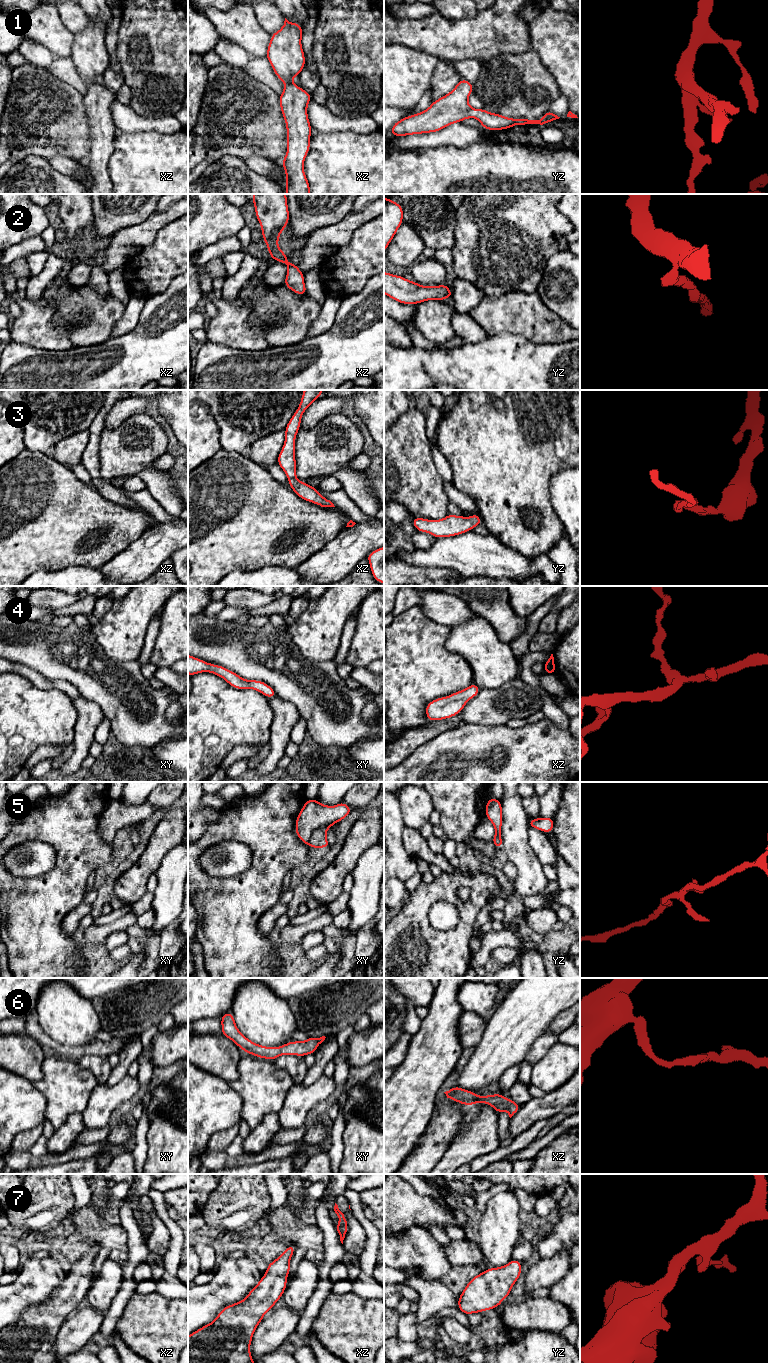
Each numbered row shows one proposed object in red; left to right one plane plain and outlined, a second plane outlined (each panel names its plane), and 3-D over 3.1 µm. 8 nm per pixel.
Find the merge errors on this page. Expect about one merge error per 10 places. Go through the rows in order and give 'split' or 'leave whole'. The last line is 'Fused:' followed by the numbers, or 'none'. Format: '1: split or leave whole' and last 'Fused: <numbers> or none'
1: leave whole
2: leave whole
3: leave whole
4: leave whole
5: leave whole
6: leave whole
7: leave whole
Fused: none

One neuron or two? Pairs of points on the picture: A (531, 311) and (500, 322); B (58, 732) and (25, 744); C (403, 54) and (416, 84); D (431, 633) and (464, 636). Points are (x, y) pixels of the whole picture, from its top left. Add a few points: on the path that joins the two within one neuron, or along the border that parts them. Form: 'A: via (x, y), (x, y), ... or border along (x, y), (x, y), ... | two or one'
A: via (523, 313), (508, 314) | one
B: via (50, 732), (37, 732), (33, 736) | one
C: via (403, 61), (403, 71), (409, 77) | one
D: border along (451, 627), (445, 647), (449, 651), (461, 655) | two

